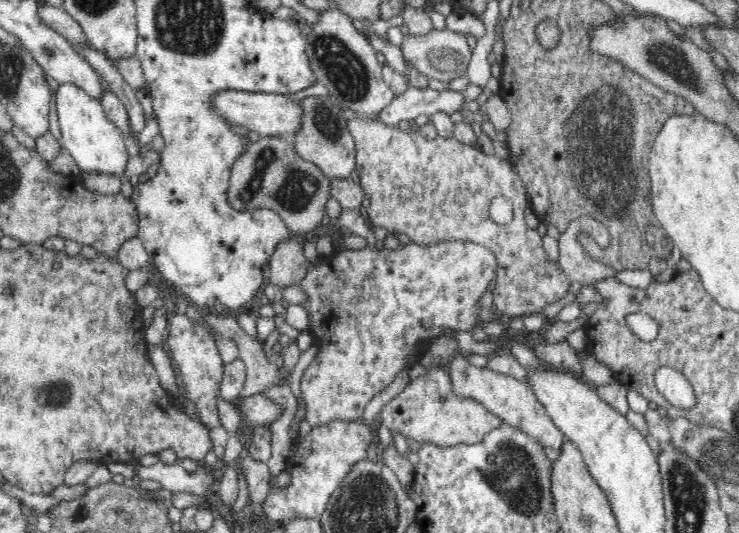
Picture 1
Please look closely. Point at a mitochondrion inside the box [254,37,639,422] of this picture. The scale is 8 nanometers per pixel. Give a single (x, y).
(328, 126)

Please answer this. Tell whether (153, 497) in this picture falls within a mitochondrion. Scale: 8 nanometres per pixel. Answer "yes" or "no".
no

